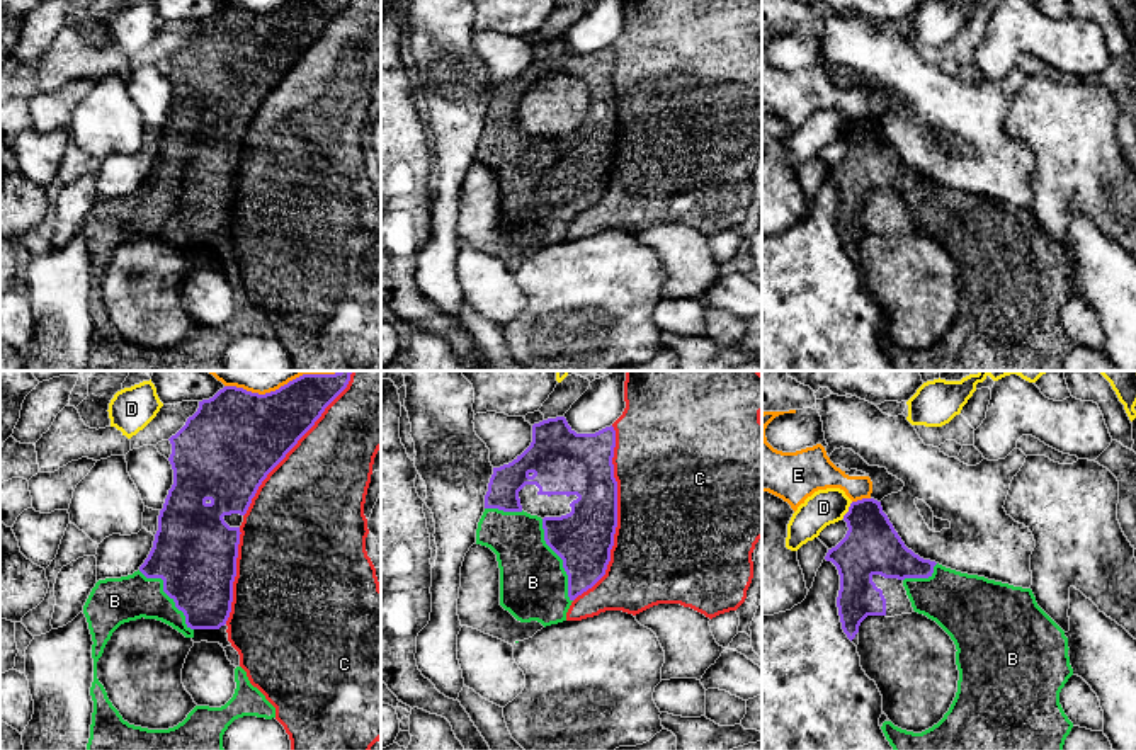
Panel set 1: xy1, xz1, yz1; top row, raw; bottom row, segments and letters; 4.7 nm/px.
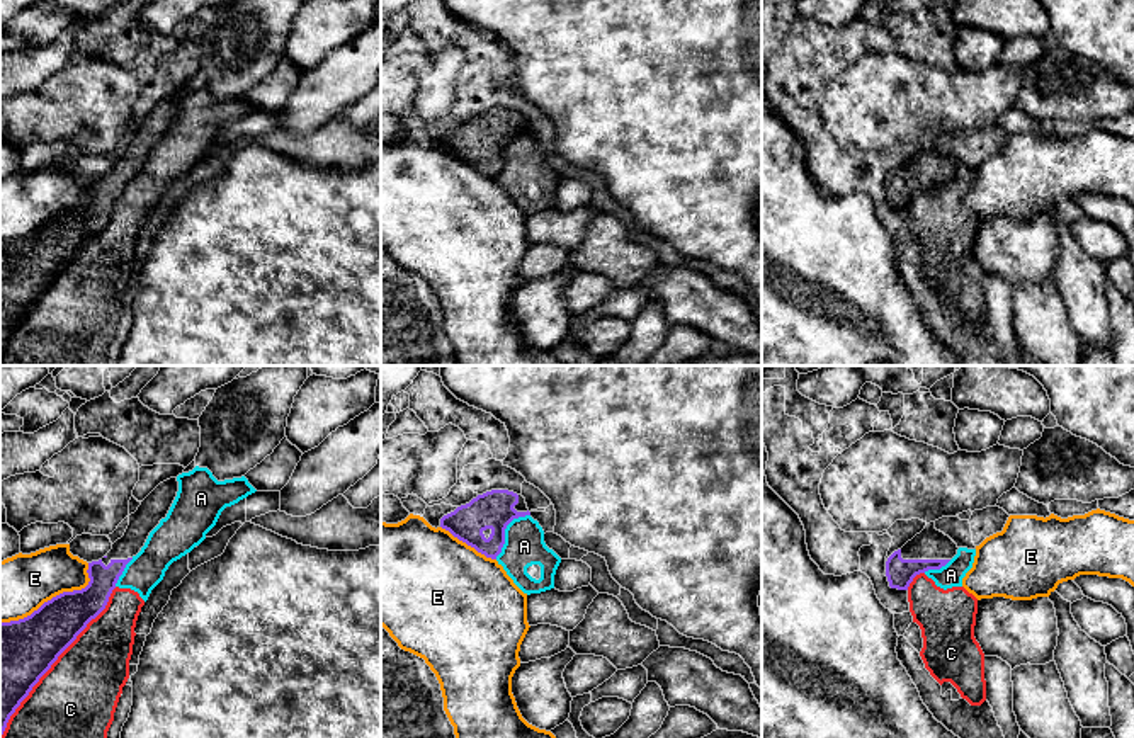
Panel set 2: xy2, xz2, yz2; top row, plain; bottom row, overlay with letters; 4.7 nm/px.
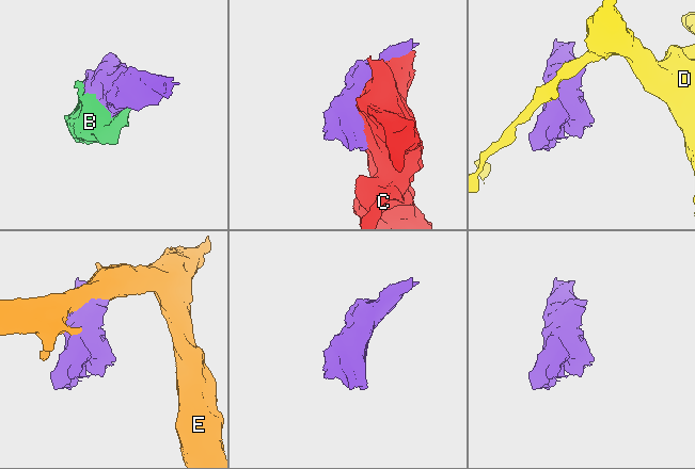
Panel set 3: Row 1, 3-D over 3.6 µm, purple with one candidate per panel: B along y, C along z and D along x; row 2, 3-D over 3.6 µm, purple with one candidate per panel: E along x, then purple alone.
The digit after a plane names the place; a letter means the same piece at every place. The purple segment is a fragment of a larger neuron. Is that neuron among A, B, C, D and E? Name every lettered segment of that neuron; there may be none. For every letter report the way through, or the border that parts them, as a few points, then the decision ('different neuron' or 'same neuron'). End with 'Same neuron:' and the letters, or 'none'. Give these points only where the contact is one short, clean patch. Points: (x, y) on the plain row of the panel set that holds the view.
A: border along xz2 (529, 133), (515, 136), (507, 145), (505, 162), (495, 177); different neuron
B: same neuron
C: different neuron
D: border along yz1 (852, 121), (842, 136); different neuron
E: different neuron
Same neuron: B

